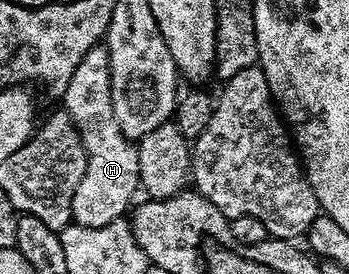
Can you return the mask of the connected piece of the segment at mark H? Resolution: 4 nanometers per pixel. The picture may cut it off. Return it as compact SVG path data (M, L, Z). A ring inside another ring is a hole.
M98 45L82 57L78 69L70 77L62 96L63 110L68 112L76 126L79 127L85 147L88 149L88 164L82 181L78 181L78 189L74 193L72 202L73 220L81 227L101 227L110 225L110 221L121 218L129 210L128 202L132 194L140 187L140 170L138 169L137 144L127 139L114 117L114 105L110 97L110 69L108 68L107 46Z

